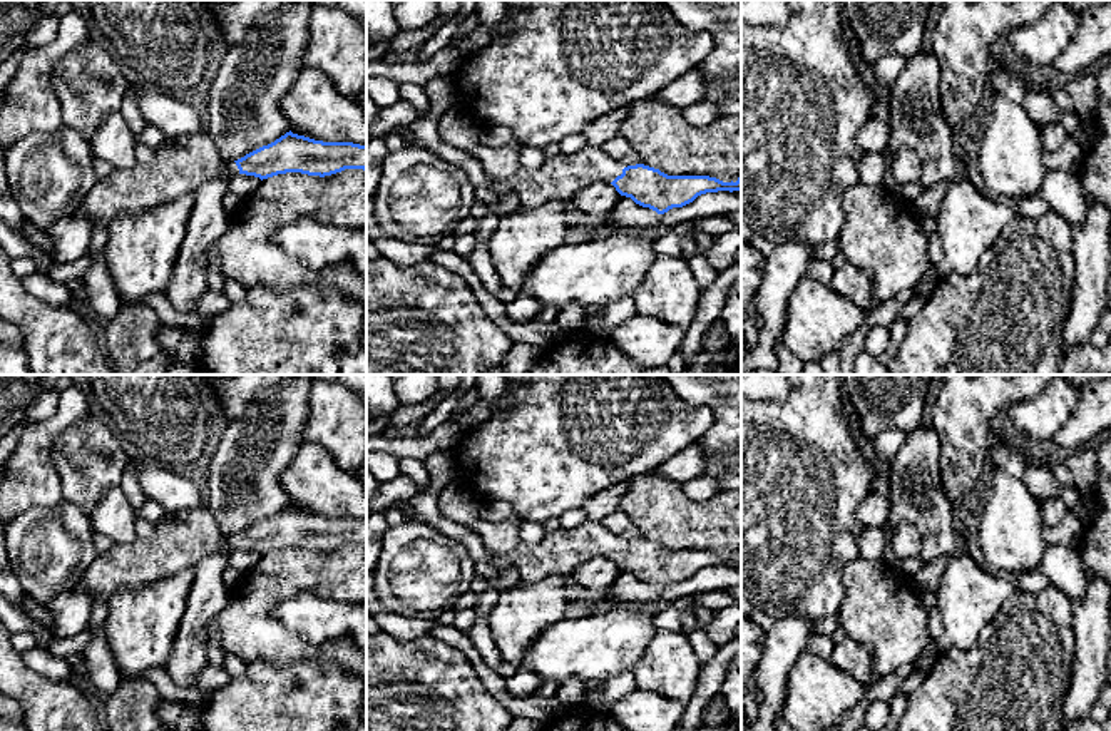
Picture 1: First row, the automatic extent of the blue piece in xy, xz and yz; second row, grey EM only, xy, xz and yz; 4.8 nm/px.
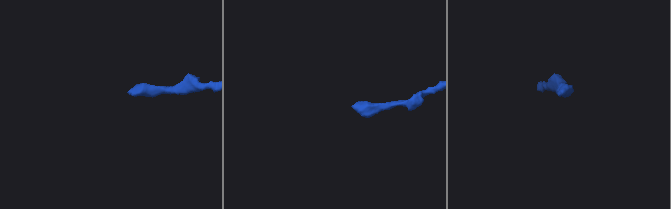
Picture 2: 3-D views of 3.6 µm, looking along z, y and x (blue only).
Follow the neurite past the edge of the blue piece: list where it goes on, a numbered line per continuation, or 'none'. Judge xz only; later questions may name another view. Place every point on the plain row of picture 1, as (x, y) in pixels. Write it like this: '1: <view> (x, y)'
1: xz (559, 552)

